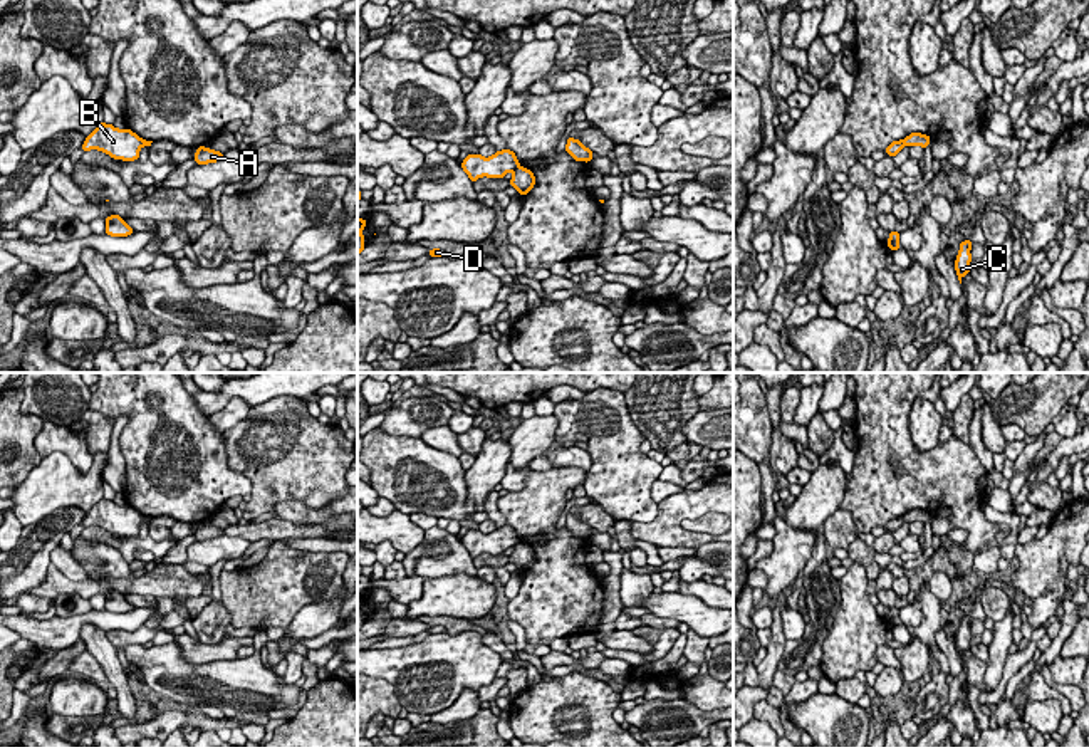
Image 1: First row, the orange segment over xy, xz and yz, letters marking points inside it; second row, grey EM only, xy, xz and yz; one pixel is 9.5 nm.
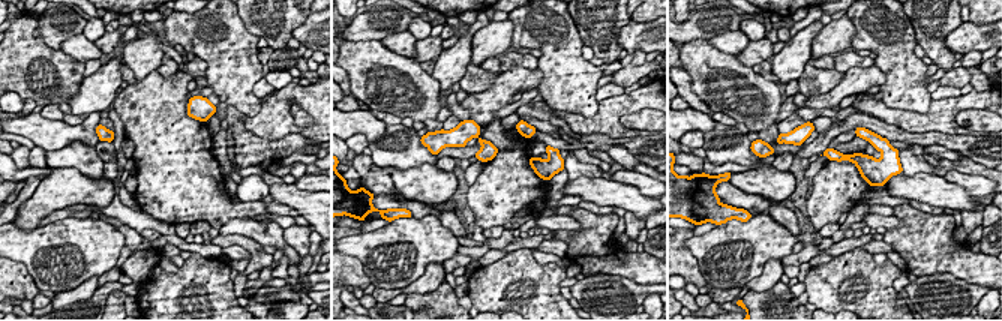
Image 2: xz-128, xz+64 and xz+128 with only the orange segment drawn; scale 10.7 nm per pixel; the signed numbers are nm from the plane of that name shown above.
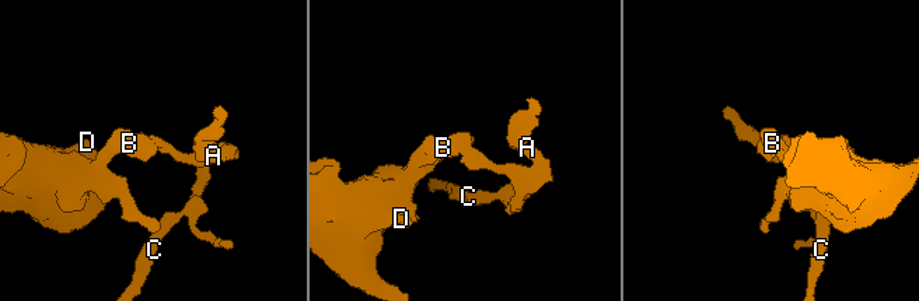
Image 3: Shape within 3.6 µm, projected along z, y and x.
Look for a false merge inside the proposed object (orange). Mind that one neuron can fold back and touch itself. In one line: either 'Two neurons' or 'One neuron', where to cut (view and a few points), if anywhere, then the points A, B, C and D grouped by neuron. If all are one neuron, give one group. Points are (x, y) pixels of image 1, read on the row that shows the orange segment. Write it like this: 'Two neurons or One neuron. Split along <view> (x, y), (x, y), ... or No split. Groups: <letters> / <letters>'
Two neurons. Split along yz (901, 140), (905, 145). Groups: A C / B D

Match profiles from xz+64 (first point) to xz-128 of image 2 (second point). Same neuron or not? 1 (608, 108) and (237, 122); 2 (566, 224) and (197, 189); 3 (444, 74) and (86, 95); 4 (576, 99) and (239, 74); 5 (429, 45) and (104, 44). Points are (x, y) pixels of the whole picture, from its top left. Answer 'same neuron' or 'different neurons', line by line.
1: different neurons
2: different neurons
3: same neuron
4: same neuron
5: same neuron

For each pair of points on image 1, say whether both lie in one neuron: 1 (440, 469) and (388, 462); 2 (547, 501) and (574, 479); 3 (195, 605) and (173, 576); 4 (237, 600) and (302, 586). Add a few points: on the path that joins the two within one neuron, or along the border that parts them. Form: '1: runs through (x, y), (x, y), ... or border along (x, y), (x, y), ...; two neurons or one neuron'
1: runs through (427, 462), (411, 455), (401, 457); one neuron
2: runs through (554, 494), (567, 480); one neuron
3: border along (202, 593), (185, 598); two neurons
4: runs through (254, 596), (269, 595), (279, 586), (286, 586); one neuron

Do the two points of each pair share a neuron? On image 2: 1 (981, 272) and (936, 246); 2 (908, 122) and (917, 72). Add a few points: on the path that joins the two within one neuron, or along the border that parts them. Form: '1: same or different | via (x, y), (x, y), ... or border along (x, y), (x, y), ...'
1: same | via (971, 266), (947, 255)
2: different | border along (881, 99), (917, 113), (926, 113), (932, 101)

